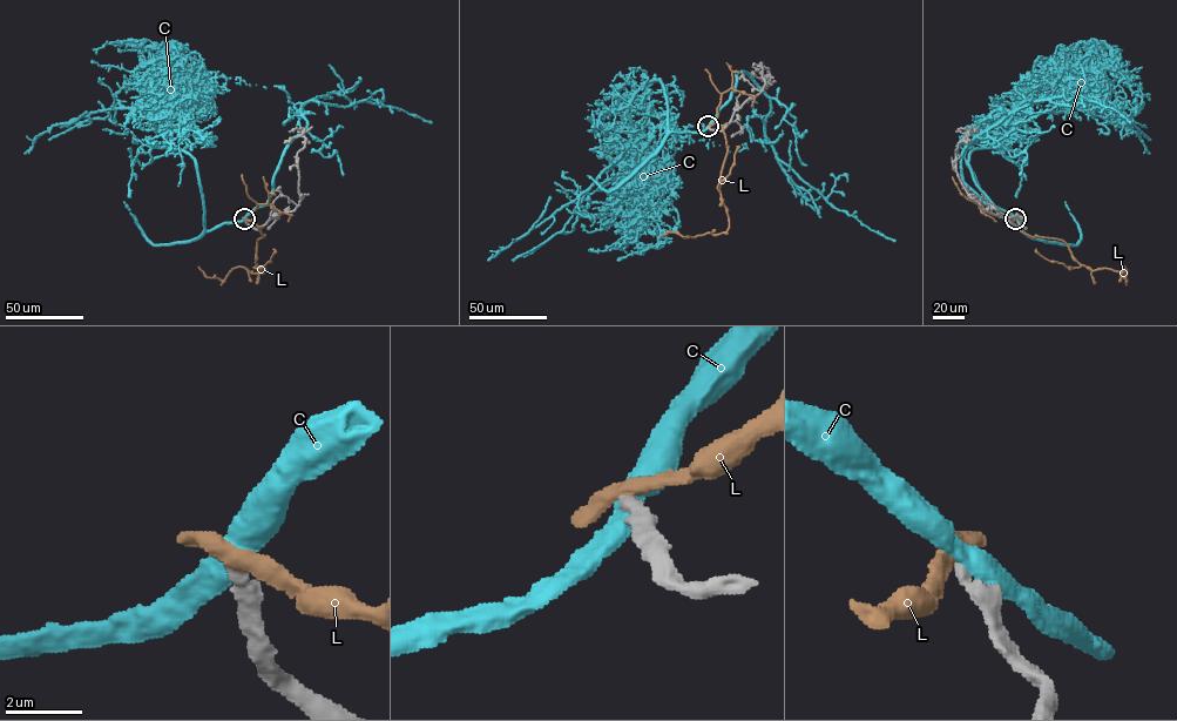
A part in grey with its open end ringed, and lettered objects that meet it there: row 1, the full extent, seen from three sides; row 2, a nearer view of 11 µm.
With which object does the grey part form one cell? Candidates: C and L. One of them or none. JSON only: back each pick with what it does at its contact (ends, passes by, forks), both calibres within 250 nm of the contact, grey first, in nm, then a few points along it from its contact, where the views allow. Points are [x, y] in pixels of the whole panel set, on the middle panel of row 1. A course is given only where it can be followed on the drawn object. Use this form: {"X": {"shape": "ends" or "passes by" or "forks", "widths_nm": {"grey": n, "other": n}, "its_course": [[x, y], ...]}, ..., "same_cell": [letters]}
{"same_cell": []}

